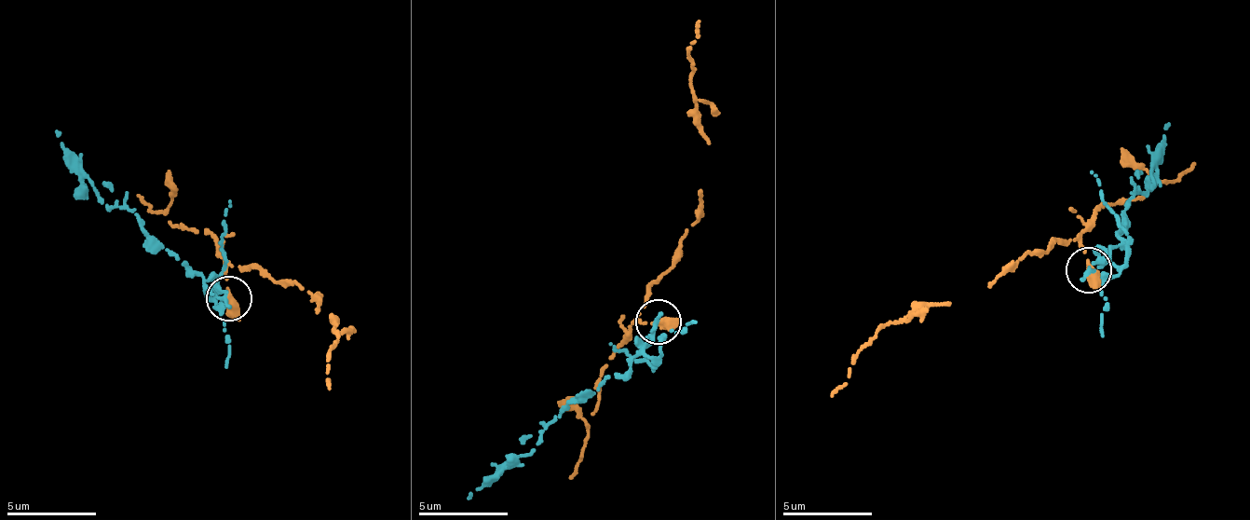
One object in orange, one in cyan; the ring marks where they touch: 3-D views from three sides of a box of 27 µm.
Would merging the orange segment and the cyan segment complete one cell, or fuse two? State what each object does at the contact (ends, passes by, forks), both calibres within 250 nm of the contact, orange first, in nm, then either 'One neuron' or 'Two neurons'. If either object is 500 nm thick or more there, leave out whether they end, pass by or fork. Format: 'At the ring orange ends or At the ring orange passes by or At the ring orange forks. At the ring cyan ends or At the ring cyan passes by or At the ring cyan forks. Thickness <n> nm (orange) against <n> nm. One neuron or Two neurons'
At the ring orange passes by. At the ring cyan ends. Thickness 360 nm (orange) against 320 nm. Two neurons

